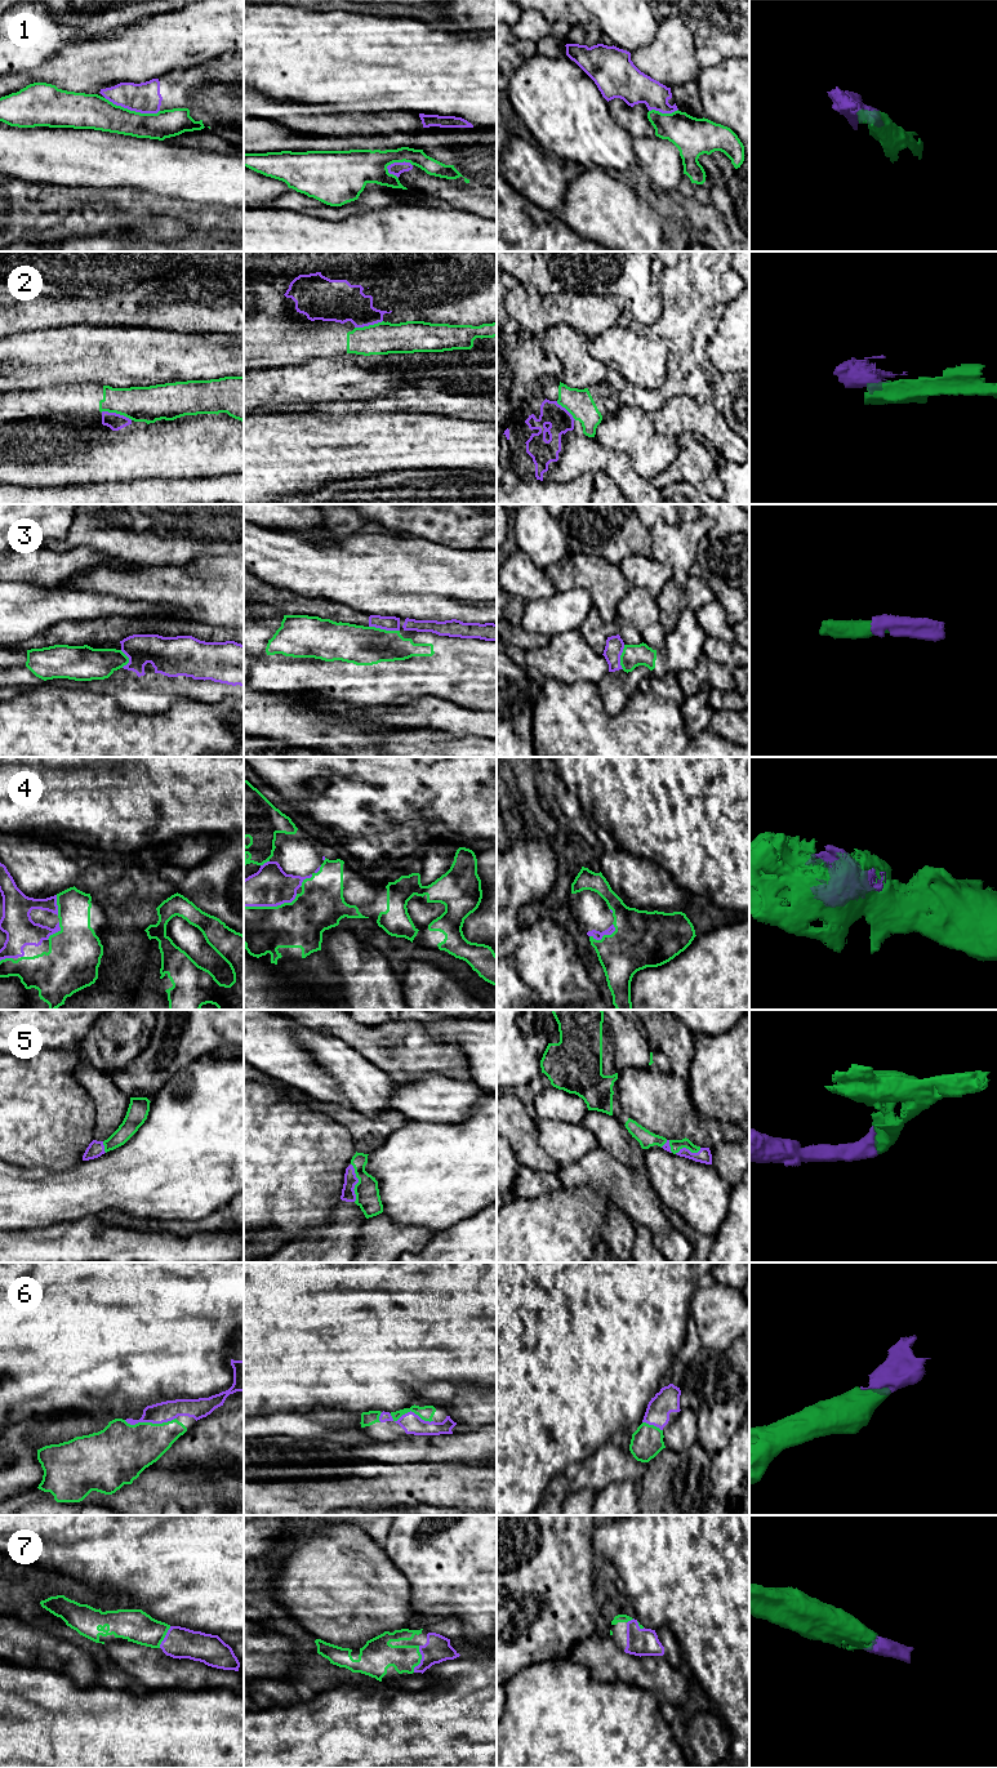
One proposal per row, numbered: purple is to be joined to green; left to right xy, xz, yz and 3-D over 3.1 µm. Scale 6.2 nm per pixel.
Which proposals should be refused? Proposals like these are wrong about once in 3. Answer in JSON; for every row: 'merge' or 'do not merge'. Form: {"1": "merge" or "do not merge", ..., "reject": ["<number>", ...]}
{"1": "do not merge", "2": "do not merge", "3": "do not merge", "4": "merge", "5": "merge", "6": "merge", "7": "merge", "reject": ["1", "2", "3"]}

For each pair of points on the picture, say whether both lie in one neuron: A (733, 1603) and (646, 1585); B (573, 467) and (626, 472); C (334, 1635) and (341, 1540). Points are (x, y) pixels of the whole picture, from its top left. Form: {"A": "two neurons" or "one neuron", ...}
{"A": "one neuron", "B": "one neuron", "C": "one neuron"}

